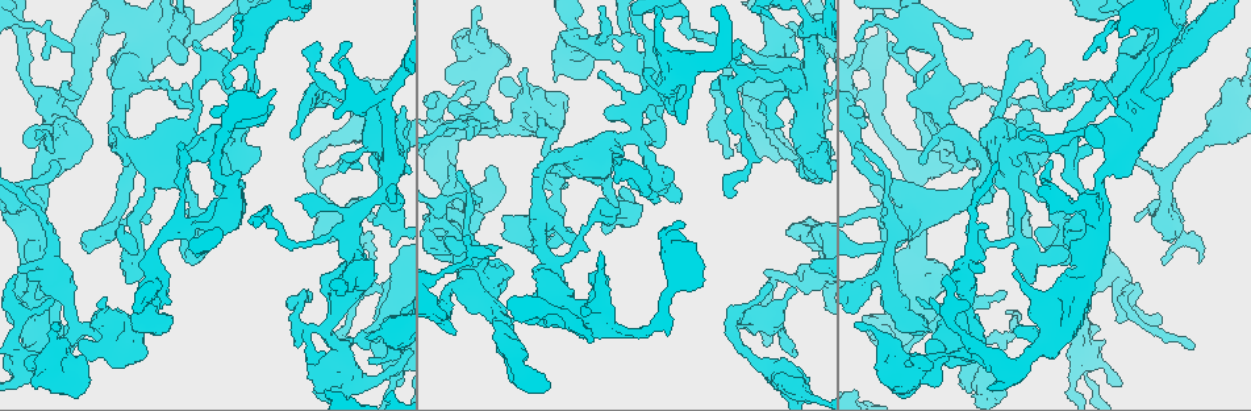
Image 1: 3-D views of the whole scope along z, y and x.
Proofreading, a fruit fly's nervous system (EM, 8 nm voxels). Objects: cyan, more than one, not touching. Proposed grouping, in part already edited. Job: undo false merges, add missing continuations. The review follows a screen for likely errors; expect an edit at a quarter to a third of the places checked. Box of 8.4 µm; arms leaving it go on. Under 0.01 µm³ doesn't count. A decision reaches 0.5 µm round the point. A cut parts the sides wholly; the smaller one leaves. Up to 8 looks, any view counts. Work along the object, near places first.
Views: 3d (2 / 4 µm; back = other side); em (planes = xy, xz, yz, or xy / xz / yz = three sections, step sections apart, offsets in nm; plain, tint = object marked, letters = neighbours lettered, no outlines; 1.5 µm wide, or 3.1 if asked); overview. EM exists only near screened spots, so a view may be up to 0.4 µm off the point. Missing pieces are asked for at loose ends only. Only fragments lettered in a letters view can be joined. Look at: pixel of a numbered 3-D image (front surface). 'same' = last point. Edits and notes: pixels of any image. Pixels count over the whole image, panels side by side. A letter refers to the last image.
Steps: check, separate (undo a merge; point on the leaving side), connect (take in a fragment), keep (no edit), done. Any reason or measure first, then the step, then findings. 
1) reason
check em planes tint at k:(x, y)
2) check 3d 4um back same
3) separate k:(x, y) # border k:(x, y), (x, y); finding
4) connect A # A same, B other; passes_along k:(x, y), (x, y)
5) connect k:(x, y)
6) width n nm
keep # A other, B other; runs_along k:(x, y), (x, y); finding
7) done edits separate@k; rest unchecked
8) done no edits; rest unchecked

sharp bend
check 3d 4um back at 1:(774, 105)

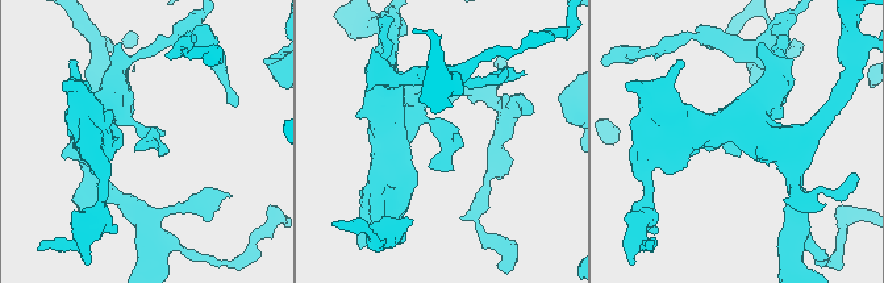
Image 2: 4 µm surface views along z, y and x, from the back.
now the EM
check em planes tint at 2:(148, 135)

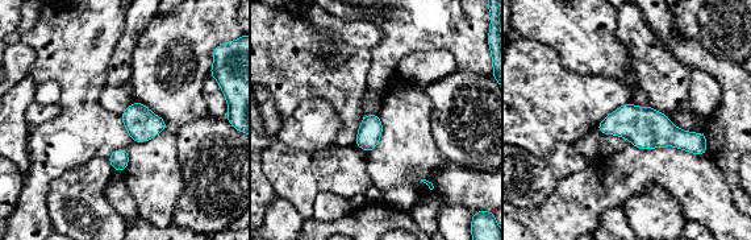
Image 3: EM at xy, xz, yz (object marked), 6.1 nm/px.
see the neighbours
check em planes letters same

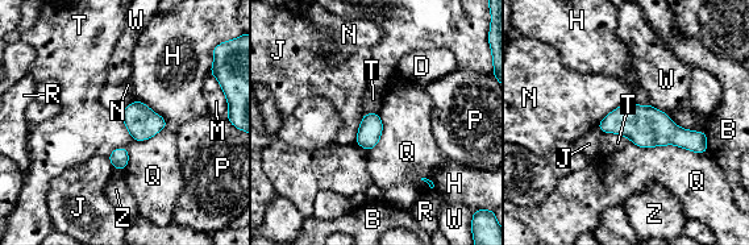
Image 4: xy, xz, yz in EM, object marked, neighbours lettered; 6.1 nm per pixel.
keep # B other, D other, H other, J other, M other, N other, P other, Q other, R other, T other, W other, Z other; border 4:(136, 100), (144, 102), (169, 125); continuous, no second neuron

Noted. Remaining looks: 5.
free end
check em planes plain at 1:(731, 196)

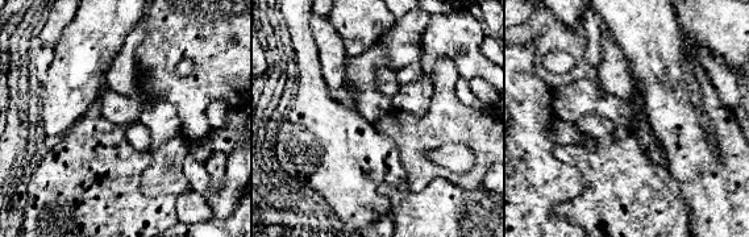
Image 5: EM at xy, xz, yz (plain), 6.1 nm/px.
check em planes letters same

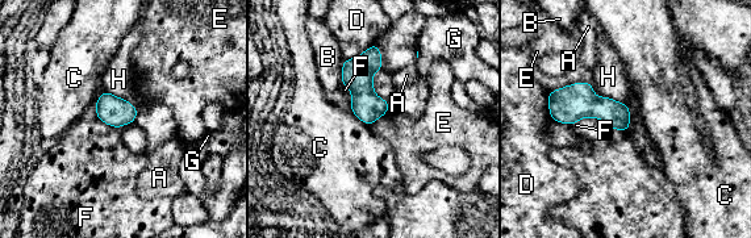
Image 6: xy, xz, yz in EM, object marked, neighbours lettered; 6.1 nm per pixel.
width 160 nm; longest_contact E 260 nm
keep # A other, B other, C other, D other, E other, F other, G other, H other; no lettered fragment goes on from it

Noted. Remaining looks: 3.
check em planes letters at 1:(736, 40)

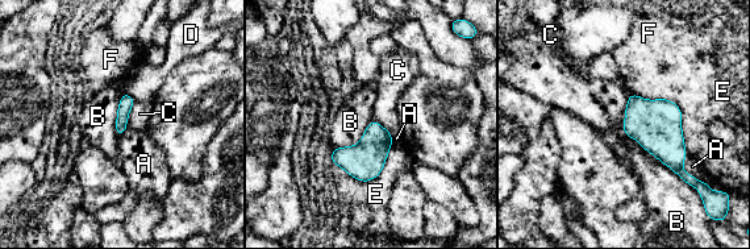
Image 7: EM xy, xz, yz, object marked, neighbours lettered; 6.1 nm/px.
keep # A other, B other, C other, D other, E other, F other; border 7:(629, 94), (624, 132), (645, 149); none of them fits

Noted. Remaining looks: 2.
done no edits; rest unchecked

